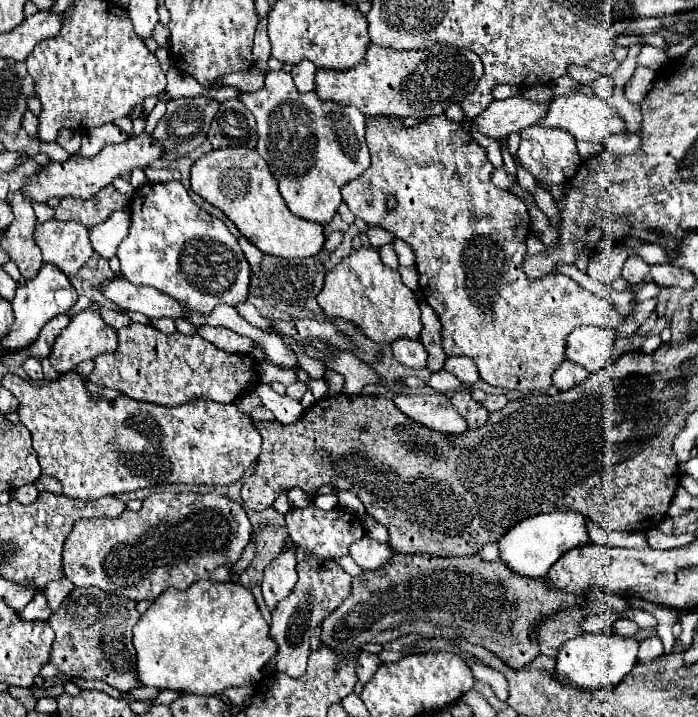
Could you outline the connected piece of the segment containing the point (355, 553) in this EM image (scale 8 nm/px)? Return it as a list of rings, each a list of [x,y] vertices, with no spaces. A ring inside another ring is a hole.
[[[366,535],[364,539],[350,545],[350,557],[362,569],[376,569],[392,557],[392,549],[388,543],[378,543],[376,539]]]

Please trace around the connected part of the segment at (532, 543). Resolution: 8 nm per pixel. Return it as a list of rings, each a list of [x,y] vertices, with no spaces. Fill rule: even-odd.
[[[564,511],[564,513],[540,513],[526,517],[518,521],[514,527],[510,527],[498,541],[498,555],[500,561],[506,563],[510,571],[514,571],[520,577],[538,579],[548,573],[552,563],[560,559],[568,547],[576,547],[580,543],[590,543],[590,537],[586,533],[586,517],[582,513]]]

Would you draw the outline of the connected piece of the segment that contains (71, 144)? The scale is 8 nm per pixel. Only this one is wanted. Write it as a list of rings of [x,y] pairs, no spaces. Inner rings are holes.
[[[62,129],[58,134],[56,142],[68,151],[70,155],[75,155],[81,147],[81,134],[71,129]]]

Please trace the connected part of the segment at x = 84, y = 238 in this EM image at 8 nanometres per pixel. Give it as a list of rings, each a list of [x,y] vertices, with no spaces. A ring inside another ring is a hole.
[[[56,219],[36,223],[34,241],[42,251],[44,265],[56,265],[68,277],[76,275],[94,255],[88,229],[80,223],[60,223]]]

